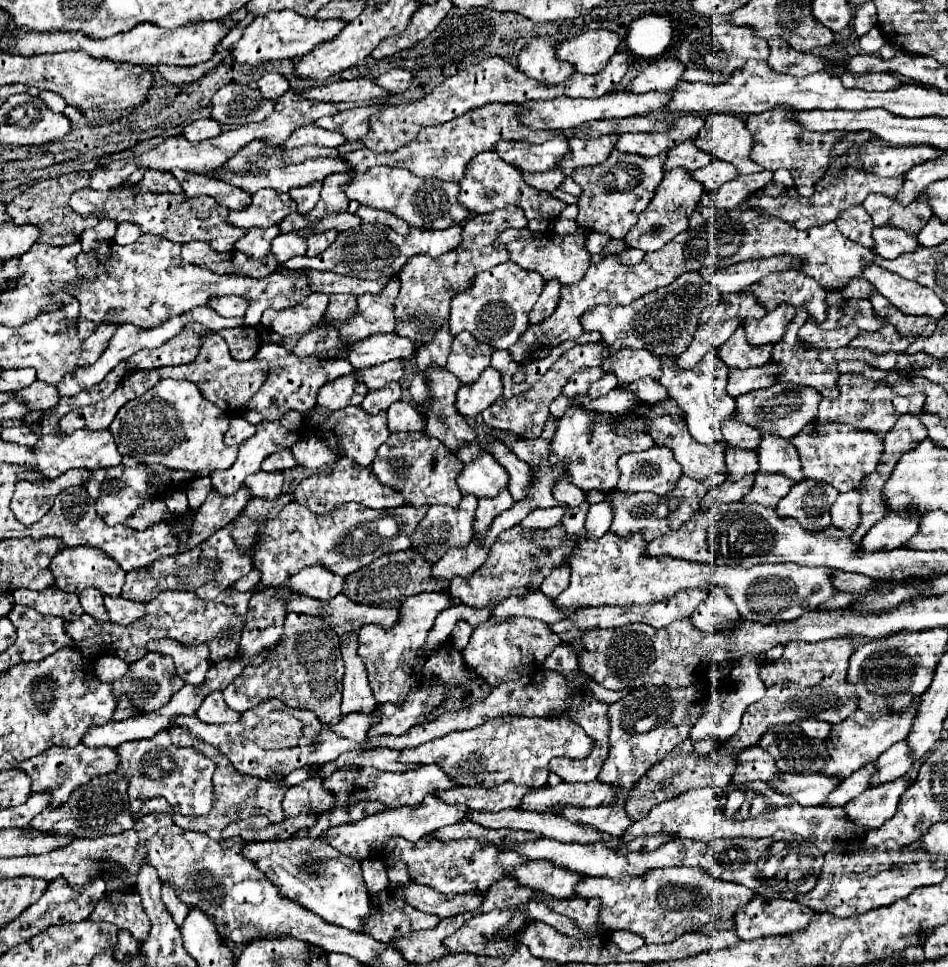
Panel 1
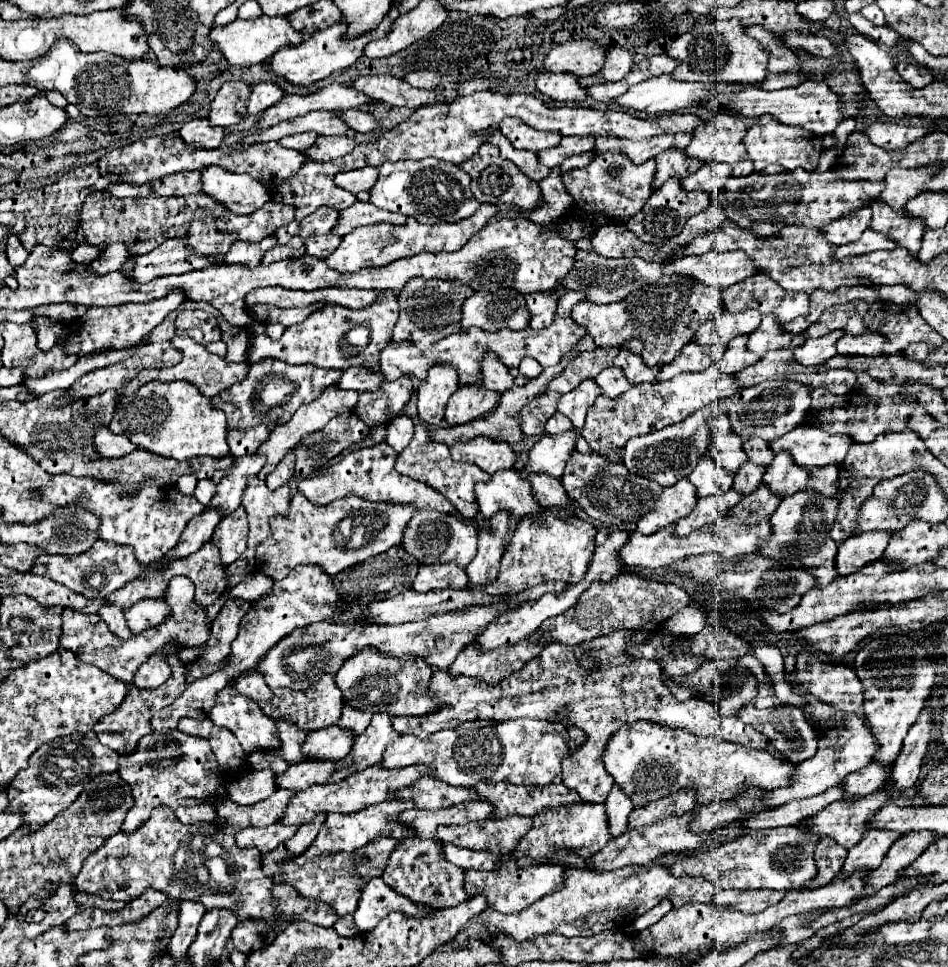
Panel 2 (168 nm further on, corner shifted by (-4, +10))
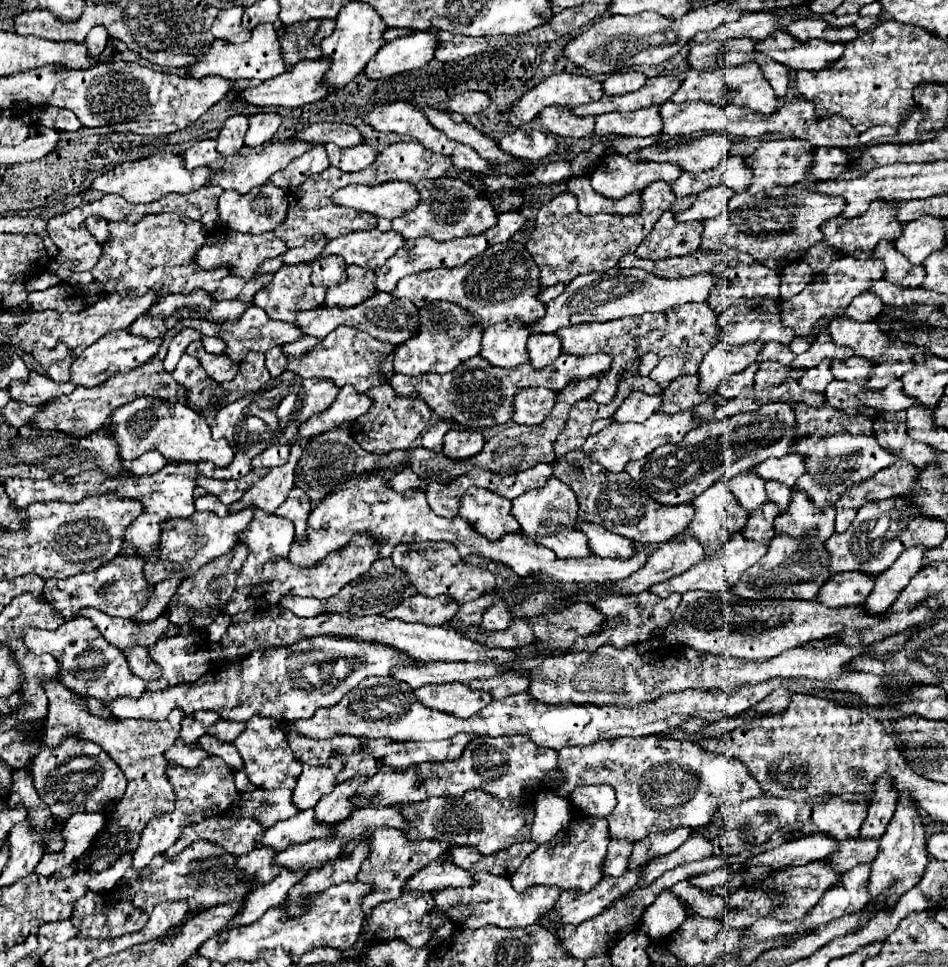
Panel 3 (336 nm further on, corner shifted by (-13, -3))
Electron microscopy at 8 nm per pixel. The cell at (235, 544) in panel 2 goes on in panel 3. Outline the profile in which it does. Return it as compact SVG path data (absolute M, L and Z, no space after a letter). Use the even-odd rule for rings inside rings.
M237 544L231 552L207 562L203 568L199 568L199 572L195 572L193 576L185 578L181 582L181 586L177 588L171 604L167 606L167 614L169 614L169 620L171 624L175 626L181 626L181 624L187 624L189 622L189 614L187 614L187 606L189 608L195 608L195 610L209 610L209 608L217 608L217 606L225 606L227 600L231 598L233 594L233 588L235 588L235 578L243 566L243 562L247 560L247 554L249 554L249 548L247 544Z

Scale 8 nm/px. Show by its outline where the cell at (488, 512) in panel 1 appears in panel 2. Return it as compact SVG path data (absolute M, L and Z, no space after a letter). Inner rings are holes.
M498 513L488 521L494 533L480 531L478 535L478 553L466 567L468 589L476 585L490 585L498 577L498 567L500 567L500 557L504 553L504 539L508 535L510 517L506 513Z

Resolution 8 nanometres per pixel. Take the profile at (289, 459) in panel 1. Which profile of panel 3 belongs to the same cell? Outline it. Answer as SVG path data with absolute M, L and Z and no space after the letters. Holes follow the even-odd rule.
M293 488L287 496L287 500L275 510L277 516L283 516L295 524L295 538L303 540L305 538L305 522L311 512L311 500L303 492L303 488Z

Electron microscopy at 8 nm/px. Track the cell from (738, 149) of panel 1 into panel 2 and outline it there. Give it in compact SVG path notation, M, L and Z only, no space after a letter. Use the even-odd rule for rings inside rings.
M718 111L710 121L706 121L706 127L702 127L700 131L694 131L692 143L686 147L684 155L690 159L700 159L700 161L724 161L732 167L734 177L746 177L750 175L750 171L754 171L754 167L742 143L744 135L746 135L746 125L742 117L730 115L726 111Z

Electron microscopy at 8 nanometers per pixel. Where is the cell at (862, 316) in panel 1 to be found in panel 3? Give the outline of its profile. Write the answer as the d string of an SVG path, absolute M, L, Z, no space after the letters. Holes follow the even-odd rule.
M827 332L819 334L819 338L811 344L811 348L807 350L807 366L817 366L823 358L849 358L853 356L851 348L843 348L843 346L835 346L833 340L827 336Z

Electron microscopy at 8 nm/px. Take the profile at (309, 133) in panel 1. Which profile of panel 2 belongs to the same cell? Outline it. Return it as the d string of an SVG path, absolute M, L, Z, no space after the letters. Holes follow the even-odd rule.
M306 131L306 133L298 133L298 135L290 135L290 137L284 137L280 141L282 147L286 149L294 149L294 151L306 151L306 147L312 147L312 143L316 141L318 135L314 135L314 131Z

